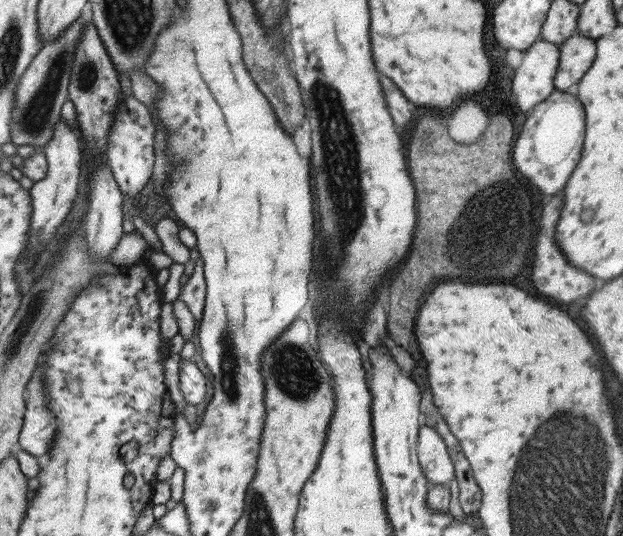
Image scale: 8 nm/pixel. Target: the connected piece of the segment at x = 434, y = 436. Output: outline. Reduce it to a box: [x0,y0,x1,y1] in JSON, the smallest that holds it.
[417,425,455,485]

